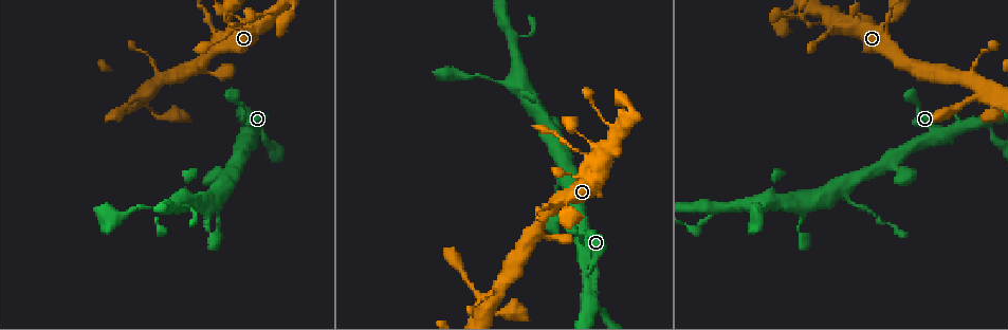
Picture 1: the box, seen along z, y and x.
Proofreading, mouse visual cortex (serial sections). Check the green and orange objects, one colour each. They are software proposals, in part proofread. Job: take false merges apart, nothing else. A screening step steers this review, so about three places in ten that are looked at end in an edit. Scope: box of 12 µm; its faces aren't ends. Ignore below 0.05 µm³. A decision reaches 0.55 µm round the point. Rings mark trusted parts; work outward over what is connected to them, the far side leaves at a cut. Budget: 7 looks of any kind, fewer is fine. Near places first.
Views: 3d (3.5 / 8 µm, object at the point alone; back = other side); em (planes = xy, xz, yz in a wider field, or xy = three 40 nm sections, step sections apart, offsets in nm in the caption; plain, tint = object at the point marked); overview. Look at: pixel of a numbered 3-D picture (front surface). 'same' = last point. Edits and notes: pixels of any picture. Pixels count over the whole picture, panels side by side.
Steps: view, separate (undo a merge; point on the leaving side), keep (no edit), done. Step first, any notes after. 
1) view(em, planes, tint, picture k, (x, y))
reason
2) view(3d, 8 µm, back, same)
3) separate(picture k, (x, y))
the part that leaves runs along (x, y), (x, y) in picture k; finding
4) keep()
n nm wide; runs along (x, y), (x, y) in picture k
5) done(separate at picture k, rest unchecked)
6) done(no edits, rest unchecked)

view(3d, 3.5 µm, picture 1, (845, 27))
narrows sharply

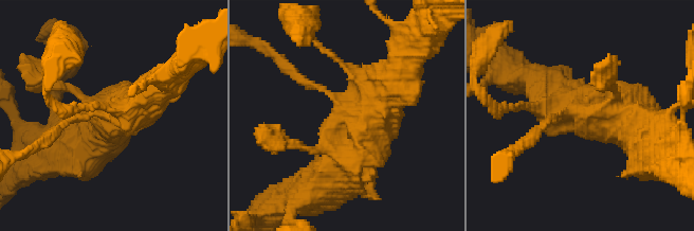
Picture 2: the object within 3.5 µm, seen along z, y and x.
view(em, xy, step 5, tint, picture 2, (581, 114))
need the tissue

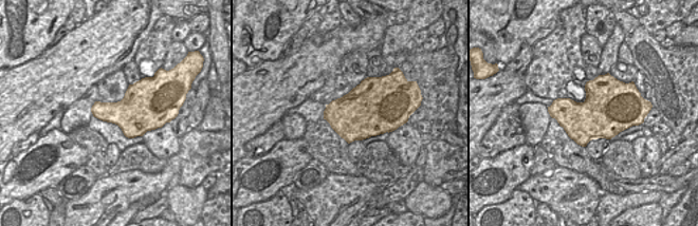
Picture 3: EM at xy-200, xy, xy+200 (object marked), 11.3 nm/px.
keep()
600 nm wide; runs along (354, 156), (413, 47) in picture 2; all the same cell

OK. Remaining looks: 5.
view(3d, 3.5 µm, picture 1, (958, 118))

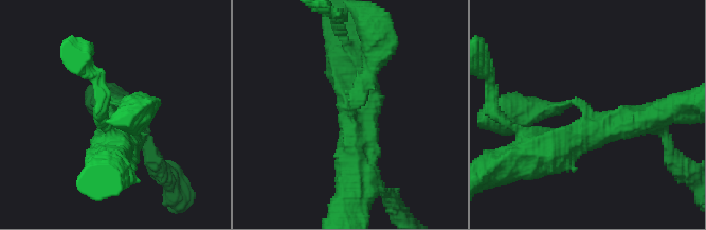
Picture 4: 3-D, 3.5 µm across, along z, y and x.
view(em, xy, step 3, tint, picture 4, (114, 107))
3 arms; arms of 300, 400, 450 nm

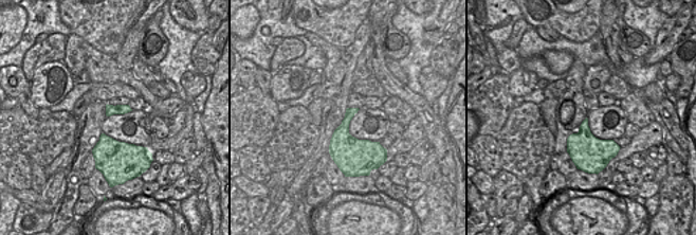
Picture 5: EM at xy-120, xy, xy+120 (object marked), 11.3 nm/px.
keep()
runs along (522, 109), (548, 151) in picture 4; continuous, no second cell

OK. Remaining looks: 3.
view(3d, 8 µm, picture 1, (848, 195))
thin arm on a thick one

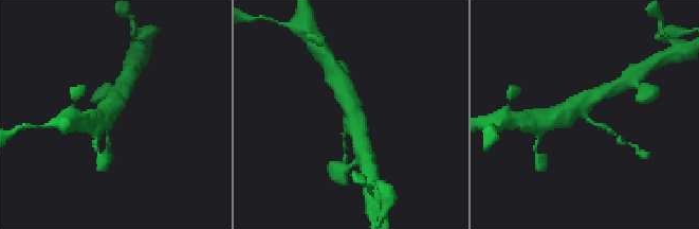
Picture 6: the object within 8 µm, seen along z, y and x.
view(em, xy, step 5, tint, picture 6, (586, 114))
3 arms; arms of 150, 500, 600 nm

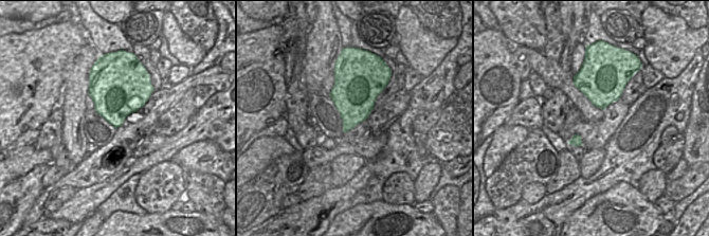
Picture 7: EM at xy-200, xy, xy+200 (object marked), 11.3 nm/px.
separate(picture 6, (620, 140))
the part that leaves runs along (593, 123), (630, 143) in picture 6; a second cell is stuck on

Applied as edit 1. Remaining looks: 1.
done(separate at picture 6, rest unchecked)

